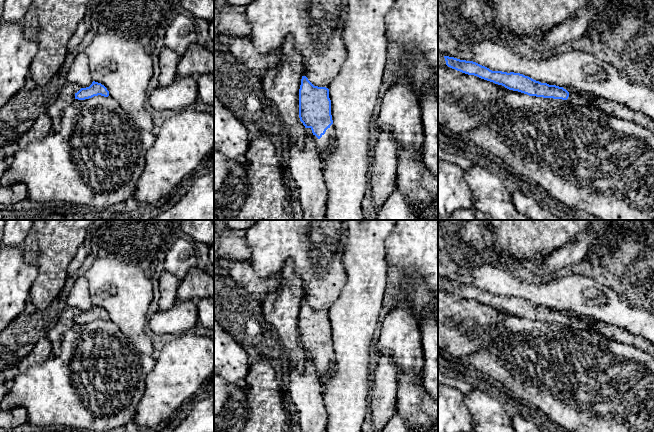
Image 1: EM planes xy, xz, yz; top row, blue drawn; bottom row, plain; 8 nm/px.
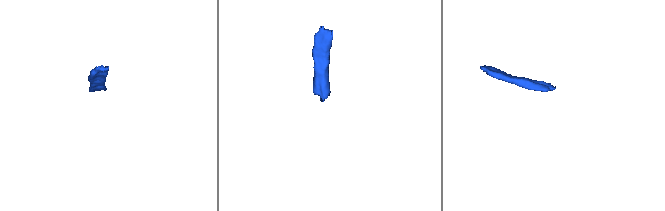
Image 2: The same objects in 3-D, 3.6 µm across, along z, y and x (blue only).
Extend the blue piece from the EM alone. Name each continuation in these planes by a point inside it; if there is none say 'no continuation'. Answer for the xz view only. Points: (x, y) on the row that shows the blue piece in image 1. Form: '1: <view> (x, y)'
1: xz (325, 143)

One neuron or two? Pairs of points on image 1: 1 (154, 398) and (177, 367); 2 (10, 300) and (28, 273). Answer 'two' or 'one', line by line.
1: one
2: one

